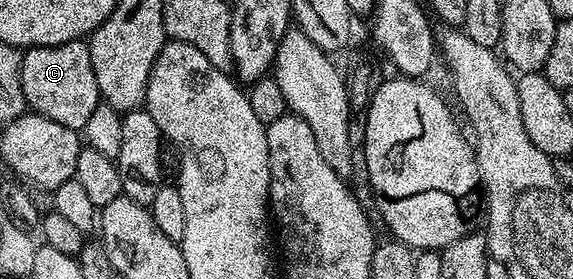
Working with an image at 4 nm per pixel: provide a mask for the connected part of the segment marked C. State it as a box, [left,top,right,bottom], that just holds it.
[22,40,102,131]

